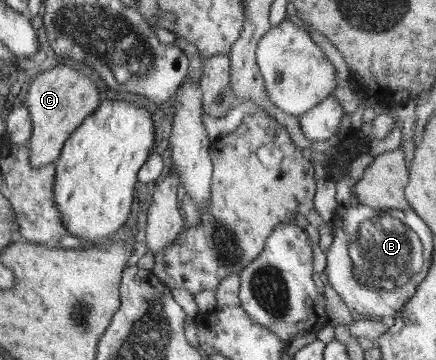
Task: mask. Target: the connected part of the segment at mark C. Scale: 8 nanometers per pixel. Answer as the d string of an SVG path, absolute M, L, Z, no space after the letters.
M61 62L50 71L41 72L30 86L25 104L32 119L32 136L27 143L31 169L43 169L42 165L57 161L65 142L72 136L83 120L91 117L100 105L99 89L78 65Z

